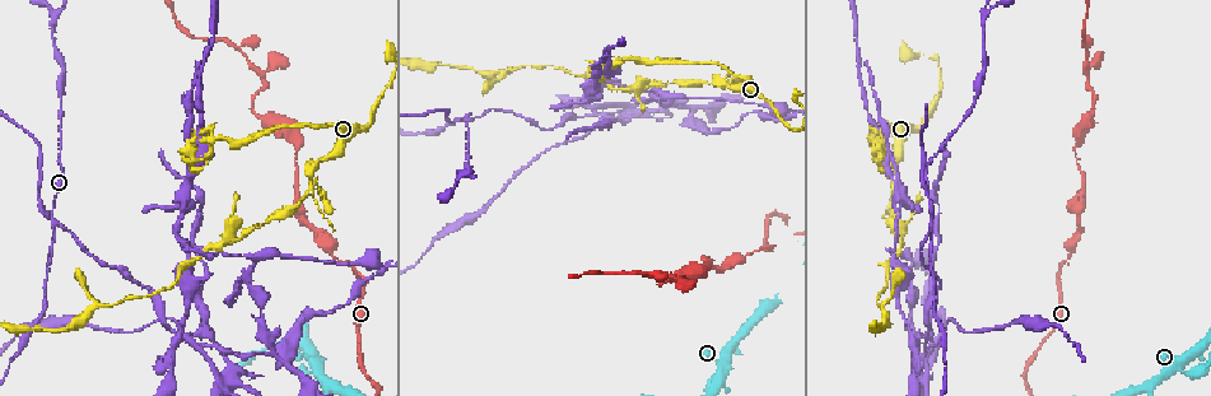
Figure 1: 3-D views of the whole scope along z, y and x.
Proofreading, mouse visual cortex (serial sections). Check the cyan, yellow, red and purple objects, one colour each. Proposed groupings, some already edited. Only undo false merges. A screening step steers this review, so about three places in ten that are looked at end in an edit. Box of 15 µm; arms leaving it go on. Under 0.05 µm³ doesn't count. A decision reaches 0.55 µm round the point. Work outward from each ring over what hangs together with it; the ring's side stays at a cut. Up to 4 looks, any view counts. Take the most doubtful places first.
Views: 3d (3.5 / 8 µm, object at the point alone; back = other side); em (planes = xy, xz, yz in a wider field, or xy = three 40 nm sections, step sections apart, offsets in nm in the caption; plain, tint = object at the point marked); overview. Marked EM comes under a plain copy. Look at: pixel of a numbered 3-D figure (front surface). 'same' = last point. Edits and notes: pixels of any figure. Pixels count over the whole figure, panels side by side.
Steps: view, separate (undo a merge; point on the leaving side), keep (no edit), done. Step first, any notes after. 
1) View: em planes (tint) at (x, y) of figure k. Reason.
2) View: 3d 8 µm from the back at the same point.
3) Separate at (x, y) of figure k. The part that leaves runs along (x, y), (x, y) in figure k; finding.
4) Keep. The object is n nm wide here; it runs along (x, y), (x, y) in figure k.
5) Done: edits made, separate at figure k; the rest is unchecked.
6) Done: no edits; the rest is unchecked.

View: 3d 3.5 µm from the back at (53, 220) of figure 1. Looks like a crossing.

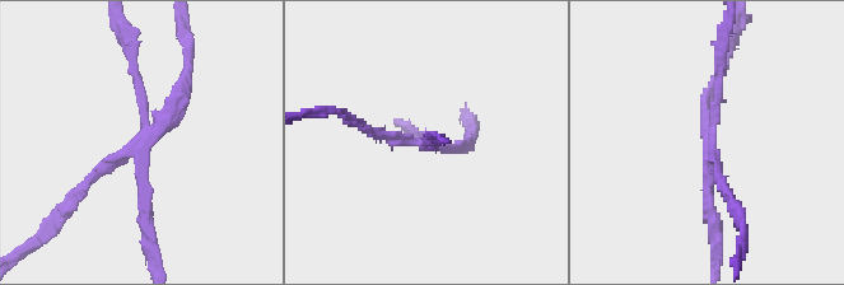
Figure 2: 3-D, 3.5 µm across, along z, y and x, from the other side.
View: em xy step 1 (tint) at (142, 135) of figure 2. 4 arms meet here; the arms are 100, 100, 150, 150 nm wide.

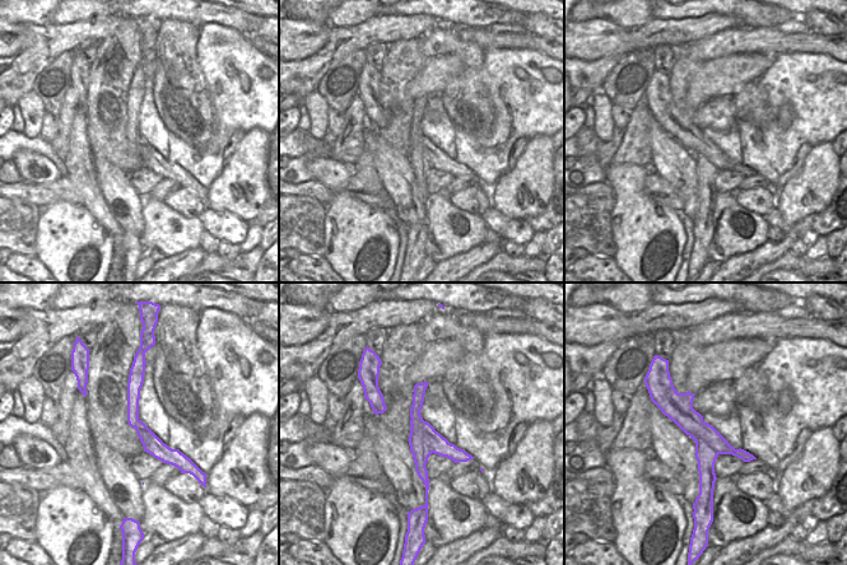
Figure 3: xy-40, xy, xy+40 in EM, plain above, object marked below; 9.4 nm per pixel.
Separate at (186, 83) of figure 2. The part that leaves runs along (140, 139), (105, 166), (54, 225) in figure 2; two cells meet here.

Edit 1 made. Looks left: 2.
View: 3d 3.5 µm at (870, 140) of figure 1. Branch point.

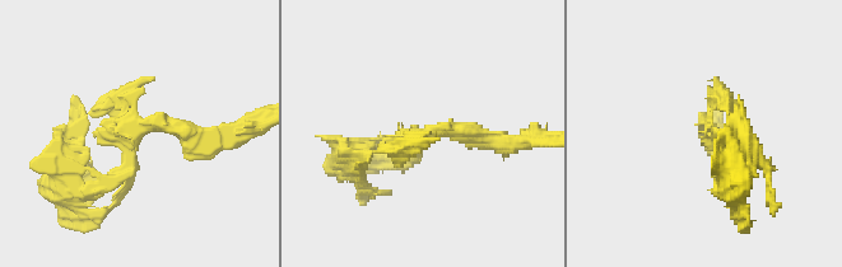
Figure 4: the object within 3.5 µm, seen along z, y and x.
View: em xy step 3 (tint) at (708, 125) of figure 4. Now the EM.

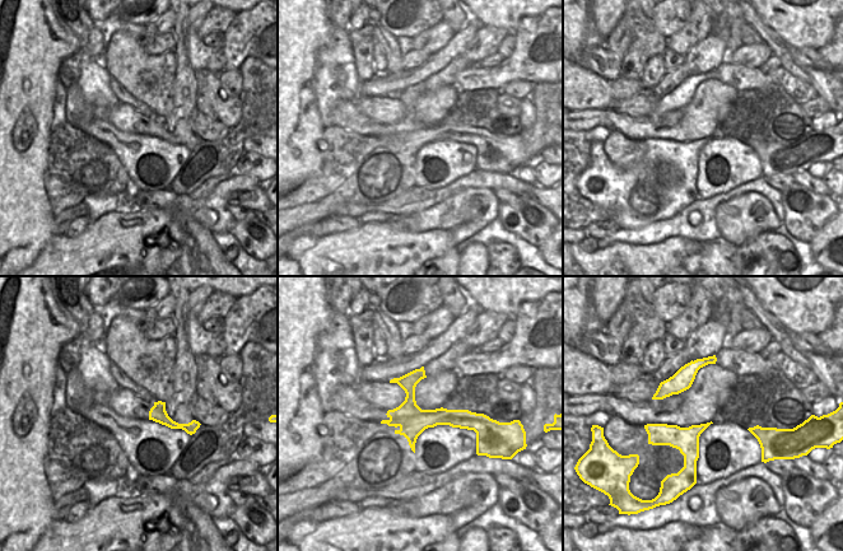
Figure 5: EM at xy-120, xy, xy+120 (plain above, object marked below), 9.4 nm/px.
Keep. It runs along (217, 139), (139, 126), (131, 169), (99, 190) in figure 4; continuous, no second cell.

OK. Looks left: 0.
Done: edits made, separate at figure 2; the rest is unchecked.

